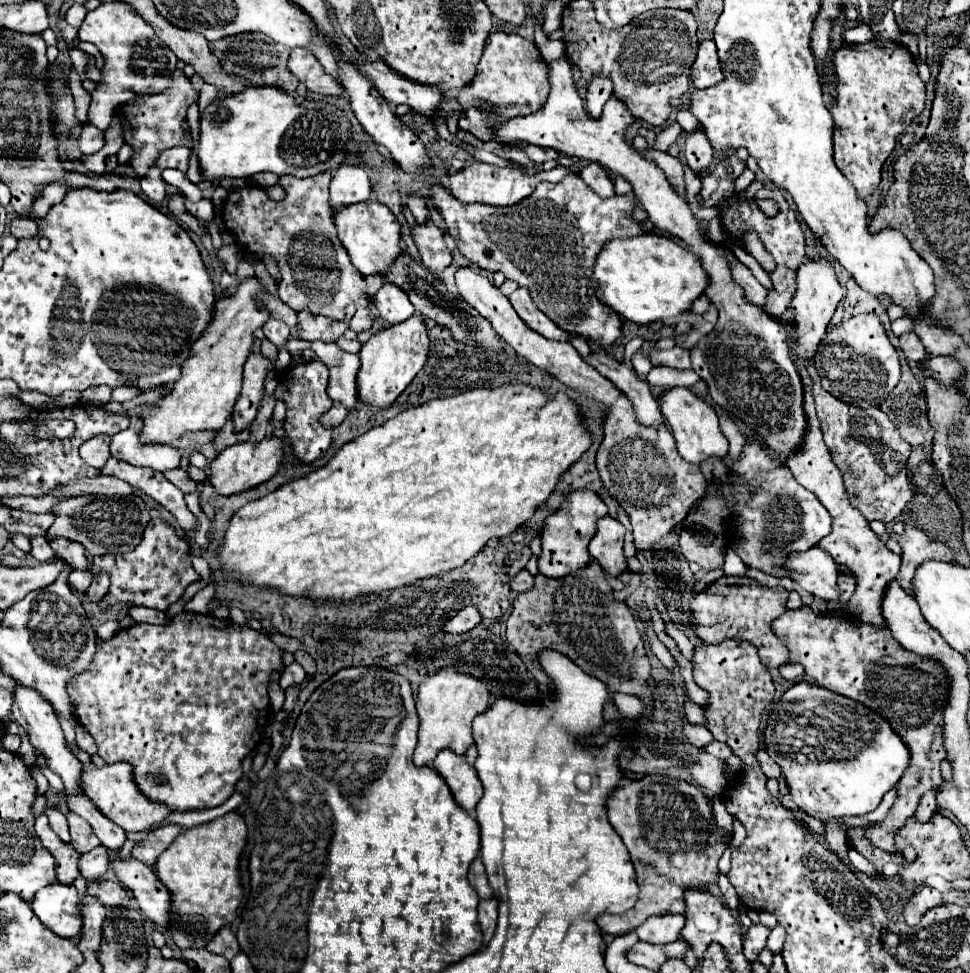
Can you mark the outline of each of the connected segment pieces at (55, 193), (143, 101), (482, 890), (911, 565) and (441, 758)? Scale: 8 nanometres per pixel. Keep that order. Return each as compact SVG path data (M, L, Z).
M64 180L56 181L47 186L49 187L44 187L34 202L33 211L29 216L34 220L43 219L54 204L63 200L68 191Z
M174 70L170 88L152 96L136 96L134 100L122 104L122 108L116 110L124 130L124 142L134 150L130 158L130 166L134 168L136 176L142 178L162 150L172 146L188 146L188 148L194 146L194 140L188 136L186 110L196 100L198 100L198 92L192 88L190 78L186 78L182 70Z
M476 856L474 862L470 864L468 880L470 880L470 884L474 886L474 890L478 892L478 896L480 896L482 900L486 900L486 898L492 896L492 888L490 888L490 884L488 884L488 876L486 876L486 870L484 870L484 864L482 864L480 856Z
M906 526L904 534L890 534L890 538L896 540L902 548L902 554L900 554L902 566L896 576L896 582L900 586L904 586L906 592L910 592L910 580L914 578L914 568L918 568L918 564L922 564L922 560L952 562L952 558L954 558L954 552L946 544L928 538L922 530L914 528L914 526Z
M442 750L430 764L430 768L442 776L456 804L468 814L474 814L474 808L482 798L482 784L464 756L454 756L454 752L450 750Z

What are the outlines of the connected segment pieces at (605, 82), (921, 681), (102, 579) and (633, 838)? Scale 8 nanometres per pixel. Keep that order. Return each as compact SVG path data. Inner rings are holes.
M592 76L588 82L588 92L586 92L586 110L592 118L598 118L602 114L602 106L608 102L612 96L612 82L606 76Z
M808 606L784 612L772 622L772 632L788 648L790 662L802 664L818 686L834 690L836 694L852 698L882 714L892 730L906 742L910 764L896 784L896 800L882 822L864 828L872 846L884 852L896 852L896 832L906 826L920 796L926 790L938 790L938 784L942 782L940 762L946 758L946 750L942 748L942 704L946 700L946 678L940 674L942 668L932 660L900 648L888 628L870 628L852 616L816 616ZM856 628L862 628L858 636Z
M102 572L98 576L94 576L94 582L90 584L90 588L86 590L86 596L90 602L100 602L104 598L104 594L108 592L108 584L110 584L110 578Z
M644 776L626 784L620 782L606 800L606 812L612 828L630 852L640 894L628 912L618 916L600 914L596 924L602 932L622 936L636 930L638 924L650 916L684 914L686 884L692 888L704 888L706 884L718 882L718 860L726 850L722 844L724 834L714 824L712 802L694 784L660 776ZM668 836L674 836L674 842L670 842ZM672 870L678 870L680 882L668 880L668 872Z

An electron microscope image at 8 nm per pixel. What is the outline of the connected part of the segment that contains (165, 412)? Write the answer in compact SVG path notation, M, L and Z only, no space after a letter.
M246 278L238 284L234 296L220 298L216 302L210 328L206 328L206 332L202 332L192 344L190 356L182 364L182 376L166 386L168 392L158 404L148 406L138 414L144 424L140 430L142 444L172 444L186 432L222 430L240 394L242 368L254 340L252 332L264 326L264 322L270 318L270 314L254 300L258 290L264 290L262 282L258 278Z

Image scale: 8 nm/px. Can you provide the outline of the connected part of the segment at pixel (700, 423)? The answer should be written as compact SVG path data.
M690 388L664 390L662 400L660 400L660 410L676 438L676 448L686 462L700 464L710 456L722 458L728 452L728 440L720 432L718 416L716 416L714 408L702 396L694 394Z

